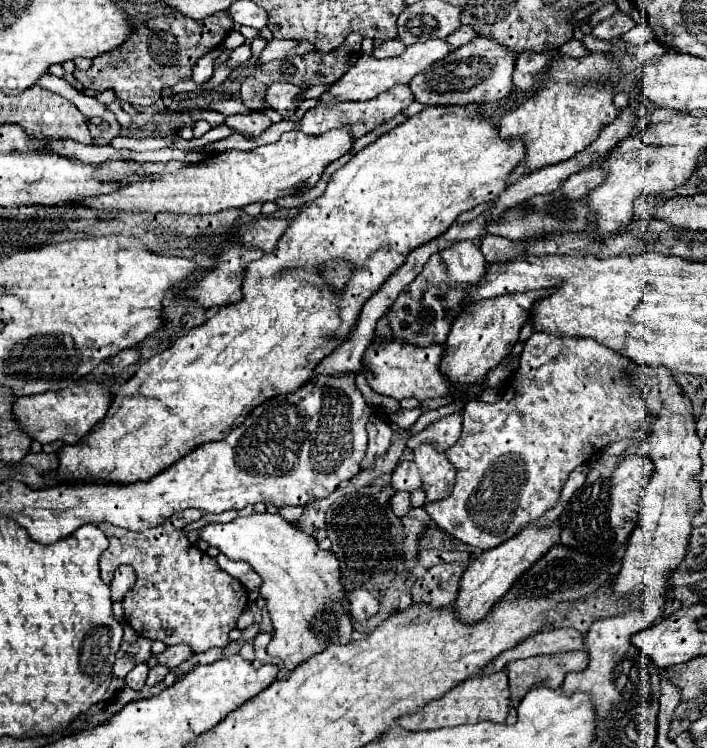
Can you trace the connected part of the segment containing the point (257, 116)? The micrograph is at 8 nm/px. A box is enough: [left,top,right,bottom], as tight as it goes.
[227,112,271,136]

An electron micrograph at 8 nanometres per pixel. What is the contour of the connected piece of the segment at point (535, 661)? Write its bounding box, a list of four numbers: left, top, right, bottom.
[507,650,589,724]

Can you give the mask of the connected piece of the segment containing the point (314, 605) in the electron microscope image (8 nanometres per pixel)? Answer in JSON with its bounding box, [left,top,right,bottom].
[201,514,351,670]

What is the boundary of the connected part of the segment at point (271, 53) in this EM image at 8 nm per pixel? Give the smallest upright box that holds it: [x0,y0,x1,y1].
[257,40,313,64]

